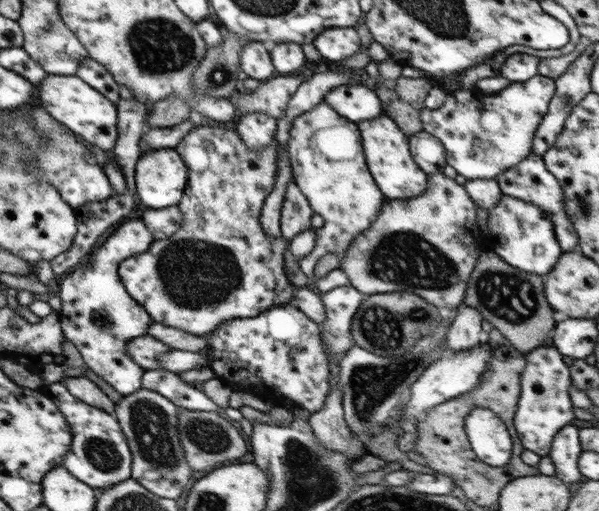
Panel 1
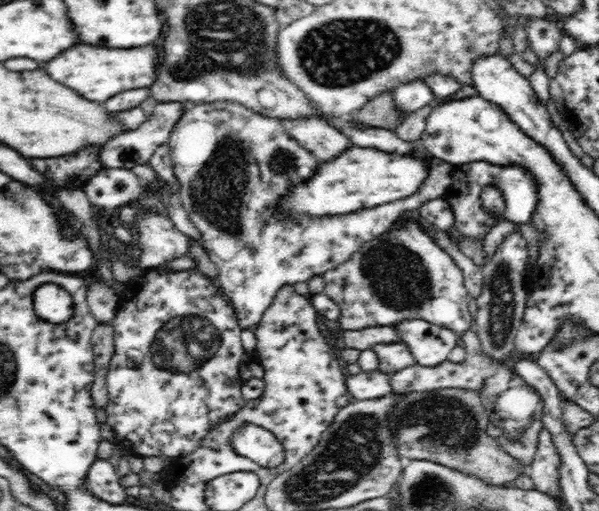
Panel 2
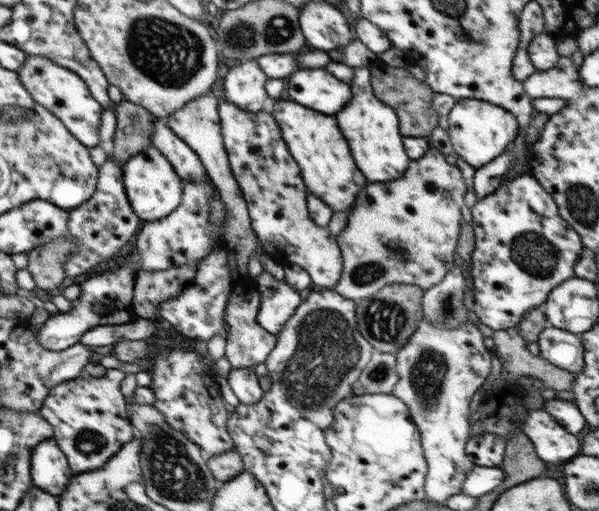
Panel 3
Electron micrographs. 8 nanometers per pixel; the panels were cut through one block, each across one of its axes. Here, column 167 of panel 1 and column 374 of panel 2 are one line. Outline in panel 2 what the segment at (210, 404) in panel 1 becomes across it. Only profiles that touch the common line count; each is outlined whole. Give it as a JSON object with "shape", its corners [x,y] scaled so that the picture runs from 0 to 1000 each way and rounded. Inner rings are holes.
{"shape":[[[604,726],[601,732],[578,740],[581,765],[596,783],[631,783],[654,771],[649,753],[649,734],[624,726]]]}

